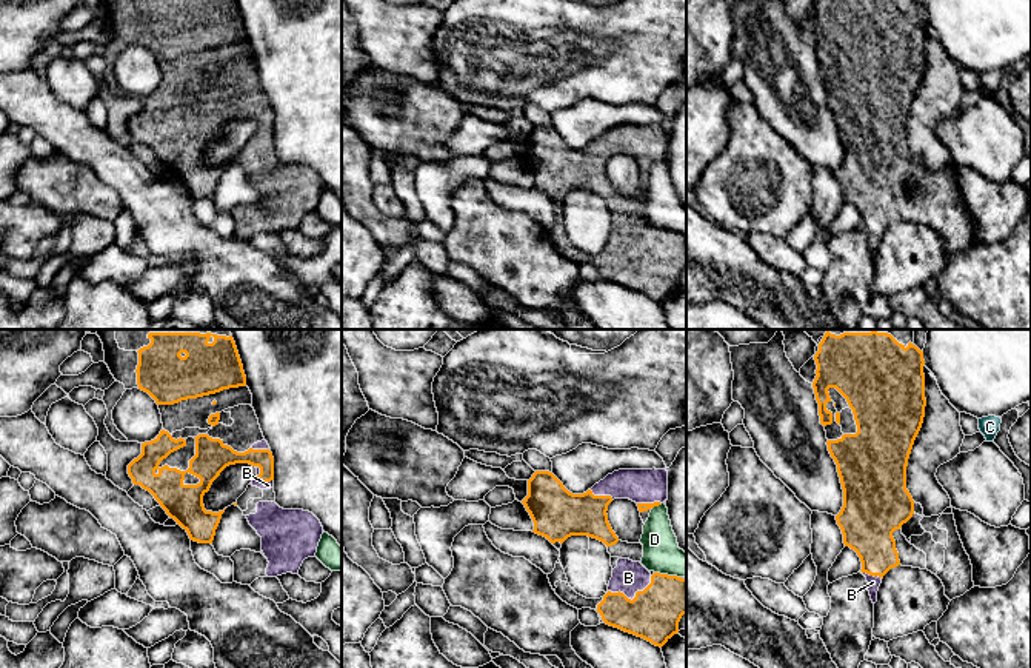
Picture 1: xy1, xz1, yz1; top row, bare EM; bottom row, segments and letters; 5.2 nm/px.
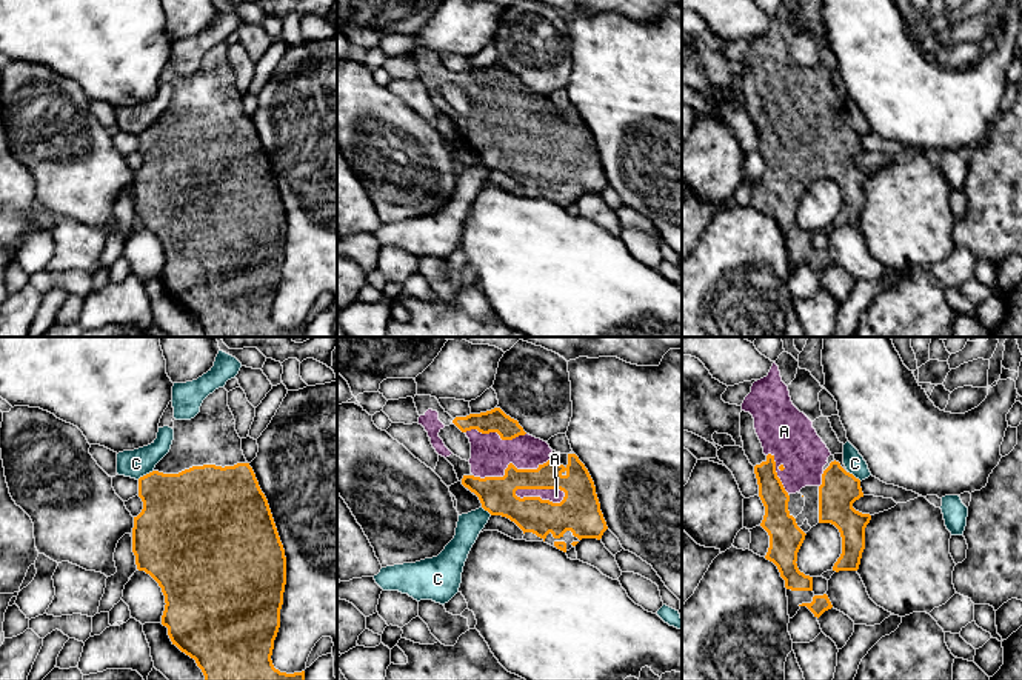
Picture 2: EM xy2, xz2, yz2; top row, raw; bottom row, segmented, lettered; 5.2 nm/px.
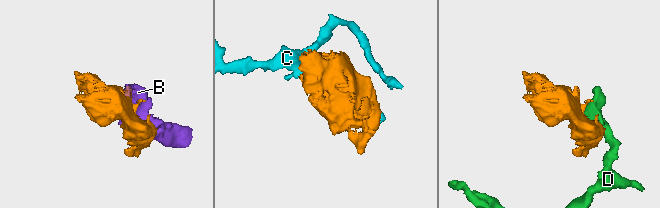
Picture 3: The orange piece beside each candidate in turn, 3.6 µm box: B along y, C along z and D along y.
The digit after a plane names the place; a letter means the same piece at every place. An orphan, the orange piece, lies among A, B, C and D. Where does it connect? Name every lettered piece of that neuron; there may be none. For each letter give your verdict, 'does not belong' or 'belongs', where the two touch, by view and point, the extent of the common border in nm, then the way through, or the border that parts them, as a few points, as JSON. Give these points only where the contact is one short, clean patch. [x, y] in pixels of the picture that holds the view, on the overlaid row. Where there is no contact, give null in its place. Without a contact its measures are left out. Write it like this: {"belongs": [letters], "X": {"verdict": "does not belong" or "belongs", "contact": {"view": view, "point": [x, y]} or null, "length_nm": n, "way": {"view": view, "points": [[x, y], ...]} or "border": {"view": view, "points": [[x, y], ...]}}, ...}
{"belongs": ["A", "B"], "A": {"verdict": "belongs", "contact": {"view": "xz2", "point": [541, 488]}, "length_nm": 280}, "B": {"verdict": "belongs", "contact": {"view": "xz1", "point": [634, 597]}, "length_nm": 240}, "C": {"verdict": "does not belong", "contact": {"view": "xy2", "point": [146, 474]}, "length_nm": 100, "border": {"view": "xy2", "points": [[153, 470], [137, 479]]}}, "D": {"verdict": "does not belong", "contact": {"view": "xz1", "point": [657, 505]}, "length_nm": 60}}

